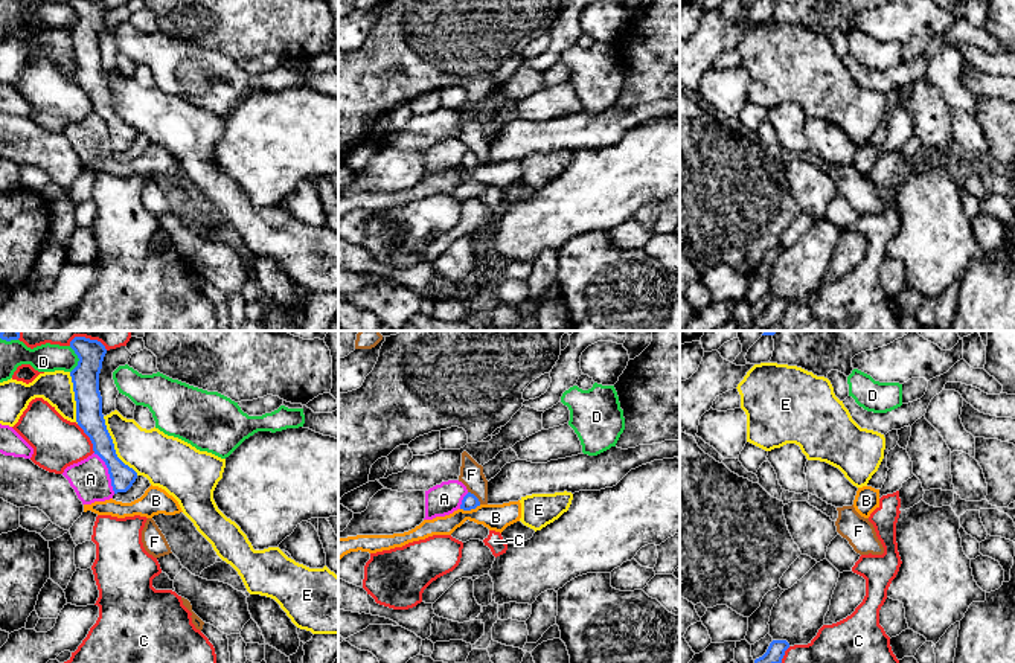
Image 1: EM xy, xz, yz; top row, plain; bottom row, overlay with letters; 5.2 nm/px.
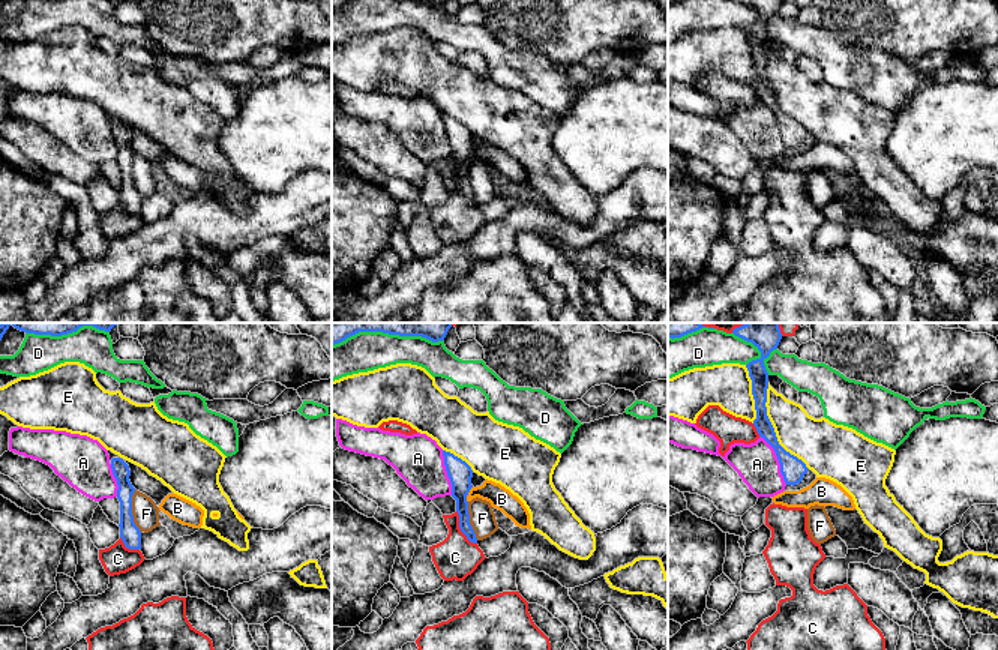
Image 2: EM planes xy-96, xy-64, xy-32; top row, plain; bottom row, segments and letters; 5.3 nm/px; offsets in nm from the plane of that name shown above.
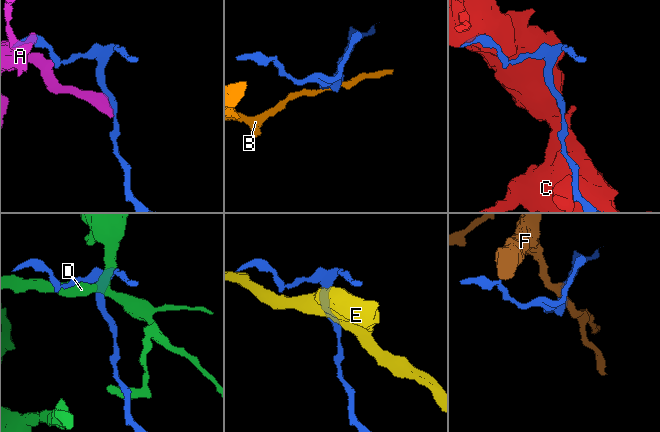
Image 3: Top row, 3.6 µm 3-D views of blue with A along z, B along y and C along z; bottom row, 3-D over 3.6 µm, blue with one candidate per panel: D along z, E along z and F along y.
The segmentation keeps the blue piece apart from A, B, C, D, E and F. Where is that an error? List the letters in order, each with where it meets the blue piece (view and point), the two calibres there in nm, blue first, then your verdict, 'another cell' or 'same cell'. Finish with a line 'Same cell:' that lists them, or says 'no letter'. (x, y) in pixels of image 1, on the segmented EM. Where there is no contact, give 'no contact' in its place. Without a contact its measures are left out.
A: xy (108, 473) | 130/200 nm | another cell
B: xz (470, 509) | 80/140 nm | another cell
C: xy (89, 436) | 140/260 nm | another cell
D: xy (80, 360) | 140/150 nm | another cell
E: xy (113, 447) | 140/260 nm | another cell
F: xz (476, 497) | 80/130 nm | another cell
Same cell: no letter

